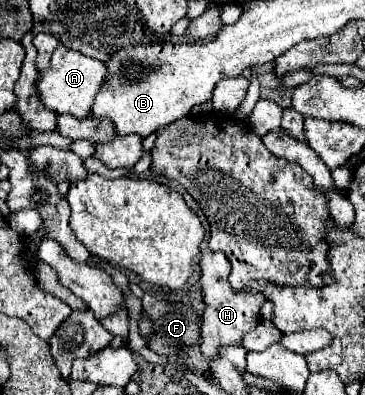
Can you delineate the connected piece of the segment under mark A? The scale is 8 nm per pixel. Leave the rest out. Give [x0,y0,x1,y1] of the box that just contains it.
[36,45,106,119]

